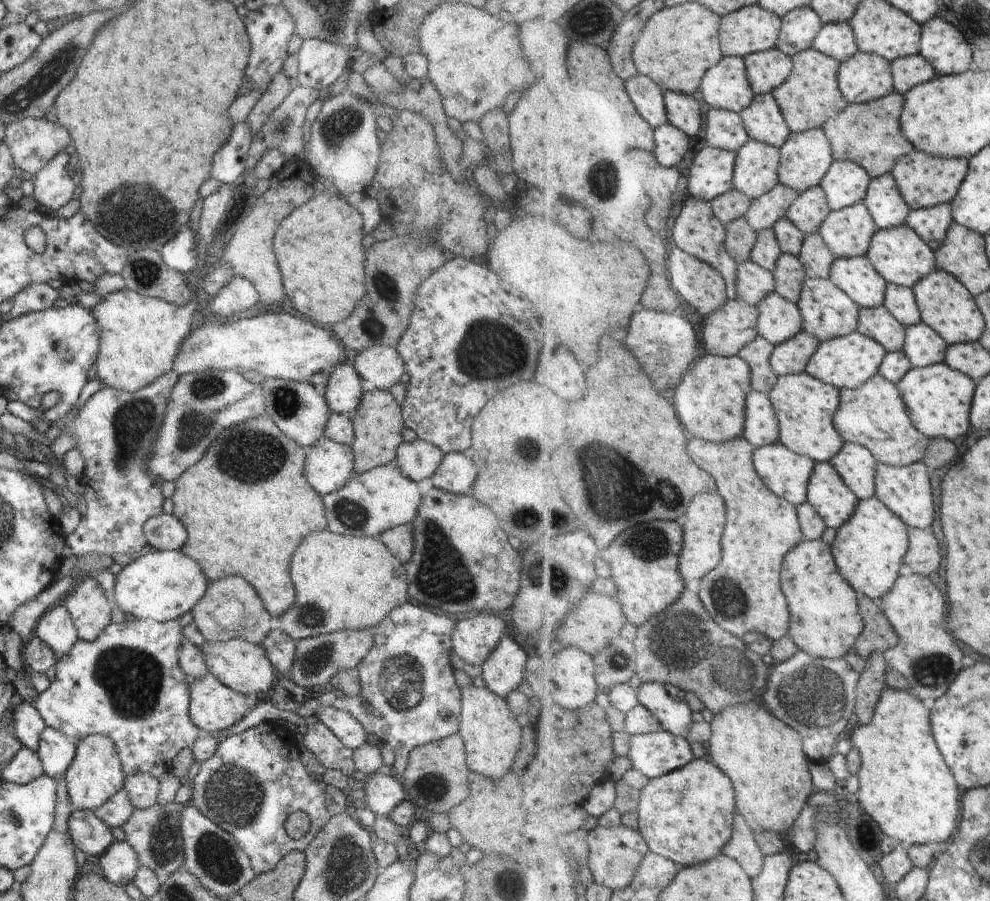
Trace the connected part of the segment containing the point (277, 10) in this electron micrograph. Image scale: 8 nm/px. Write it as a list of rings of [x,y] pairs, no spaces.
[[[278,4],[274,8],[262,6],[258,10],[248,12],[242,18],[251,45],[243,82],[248,82],[251,90],[266,90],[274,76],[283,68],[283,63],[289,56],[288,42],[295,34],[294,18],[286,10],[284,4]]]

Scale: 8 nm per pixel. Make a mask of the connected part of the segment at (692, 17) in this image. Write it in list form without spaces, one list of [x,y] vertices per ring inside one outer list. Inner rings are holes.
[[[699,1],[678,6],[678,8],[664,8],[652,20],[648,22],[648,28],[644,30],[640,42],[636,44],[635,62],[639,66],[641,75],[652,78],[665,92],[672,90],[693,96],[702,88],[704,78],[712,68],[724,60],[724,50],[721,44],[721,32],[723,17],[713,12],[708,6]]]

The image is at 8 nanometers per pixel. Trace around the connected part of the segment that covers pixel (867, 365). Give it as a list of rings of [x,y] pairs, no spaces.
[[[857,331],[834,340],[824,341],[808,366],[807,372],[842,391],[858,389],[874,379],[874,376],[879,375],[888,354],[888,350],[879,341]]]

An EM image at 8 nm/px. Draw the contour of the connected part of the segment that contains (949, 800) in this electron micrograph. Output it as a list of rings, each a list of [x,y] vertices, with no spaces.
[[[888,687],[876,710],[874,722],[860,726],[851,737],[851,743],[860,750],[864,764],[859,777],[851,774],[842,784],[842,792],[858,793],[860,805],[884,828],[887,836],[898,838],[901,843],[936,845],[948,840],[958,830],[960,786],[946,757],[938,748],[932,728],[932,714],[914,692],[902,692]]]

